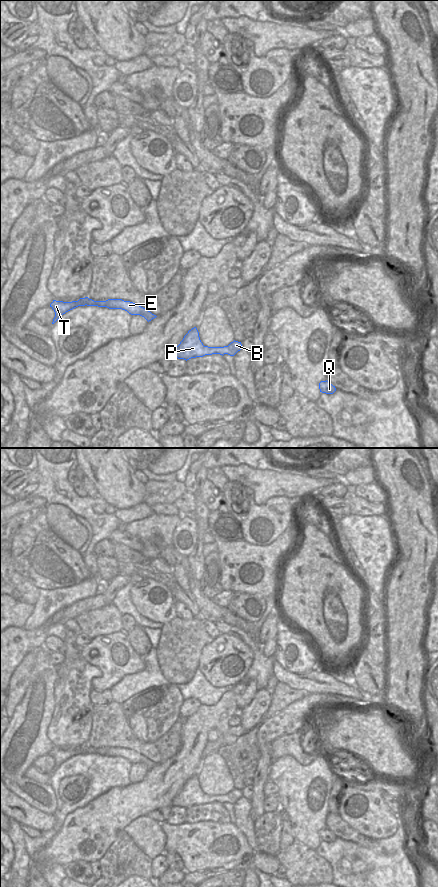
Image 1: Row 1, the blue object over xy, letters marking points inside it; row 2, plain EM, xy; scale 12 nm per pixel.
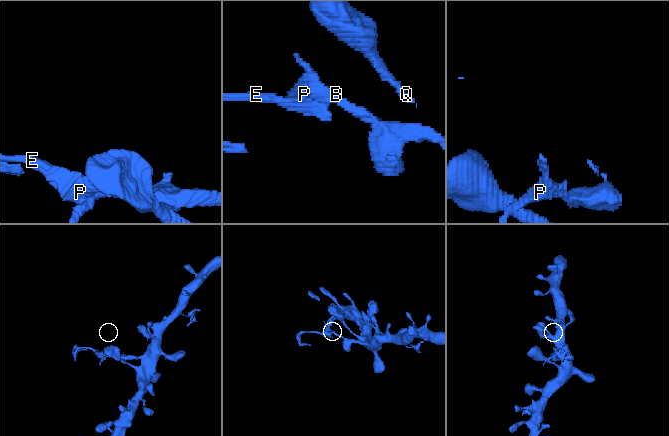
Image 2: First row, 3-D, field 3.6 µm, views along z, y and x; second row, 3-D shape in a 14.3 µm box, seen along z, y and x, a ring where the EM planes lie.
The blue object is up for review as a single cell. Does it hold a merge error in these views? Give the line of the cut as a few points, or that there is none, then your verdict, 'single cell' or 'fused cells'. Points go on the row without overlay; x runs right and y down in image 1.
xy (228, 793), (232, 803) | fused cells

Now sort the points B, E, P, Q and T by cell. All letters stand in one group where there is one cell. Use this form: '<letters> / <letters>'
B Q / E P T

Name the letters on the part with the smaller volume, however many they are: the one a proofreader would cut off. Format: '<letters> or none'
E, P, T

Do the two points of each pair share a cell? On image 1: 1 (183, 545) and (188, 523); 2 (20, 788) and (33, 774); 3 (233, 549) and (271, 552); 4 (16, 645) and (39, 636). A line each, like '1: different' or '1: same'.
1: same
2: different
3: same
4: same

